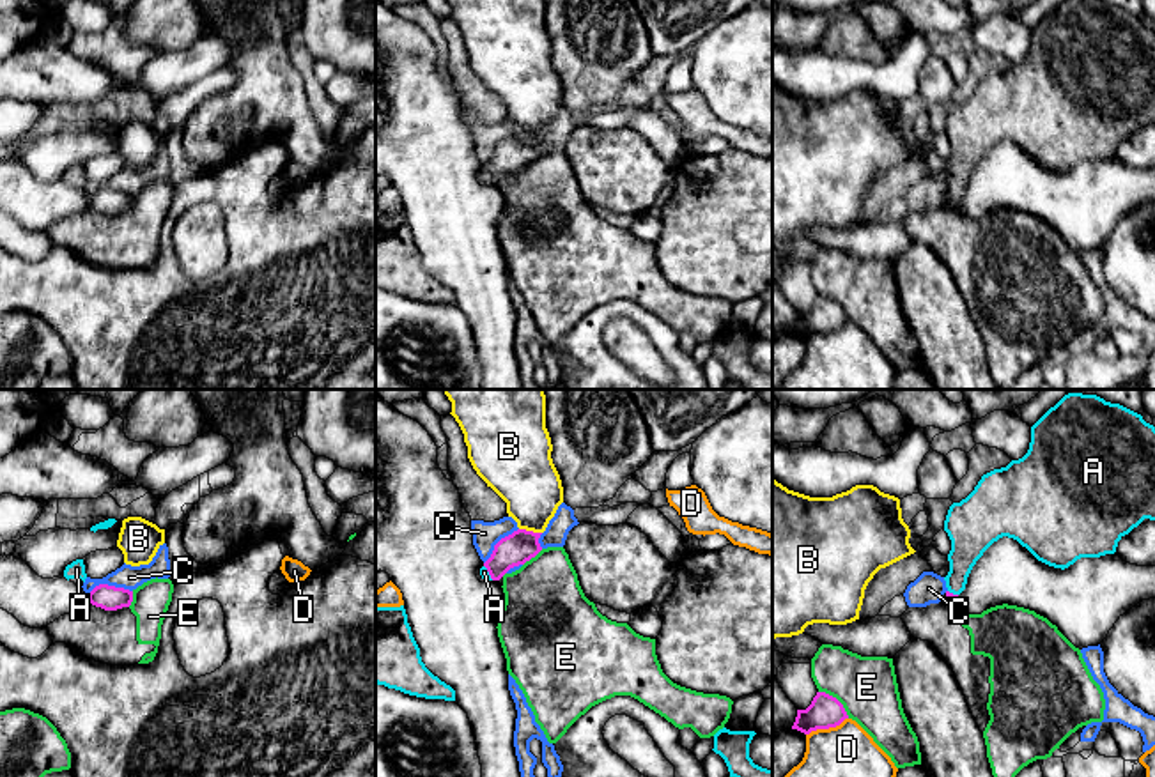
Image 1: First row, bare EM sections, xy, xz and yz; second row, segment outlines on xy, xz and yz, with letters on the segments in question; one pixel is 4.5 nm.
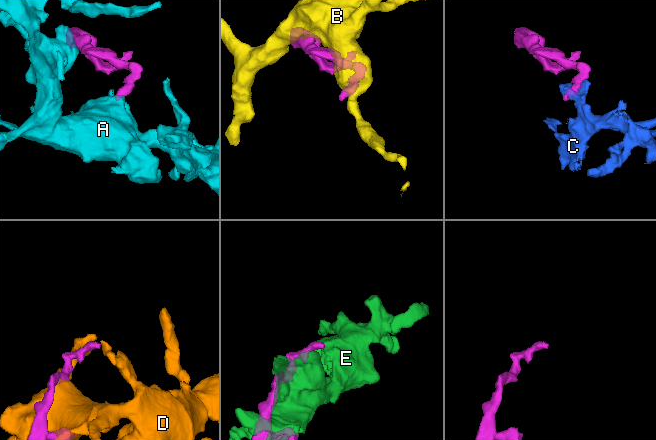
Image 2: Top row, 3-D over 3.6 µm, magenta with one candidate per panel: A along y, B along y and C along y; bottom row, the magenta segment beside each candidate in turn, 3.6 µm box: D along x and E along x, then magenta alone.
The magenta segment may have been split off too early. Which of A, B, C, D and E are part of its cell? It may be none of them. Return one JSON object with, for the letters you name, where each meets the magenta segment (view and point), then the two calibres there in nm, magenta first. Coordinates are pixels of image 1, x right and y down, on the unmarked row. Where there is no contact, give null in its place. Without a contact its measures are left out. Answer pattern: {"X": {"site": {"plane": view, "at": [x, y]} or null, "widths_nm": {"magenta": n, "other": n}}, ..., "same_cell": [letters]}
{"A": {"site": {"plane": "xz", "at": [488, 174]}, "widths_nm": {"magenta": 150, "other": 40}}, "same_cell": ["A"]}

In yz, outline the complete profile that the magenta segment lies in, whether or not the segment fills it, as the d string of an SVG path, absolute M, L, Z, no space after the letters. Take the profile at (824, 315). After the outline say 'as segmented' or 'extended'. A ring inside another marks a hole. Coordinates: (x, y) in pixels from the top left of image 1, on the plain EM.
M817 296L817 299L806 313L797 313L797 320L792 333L810 338L817 333L836 331L845 322L849 322L849 319L836 301L826 296Z | as segmented

